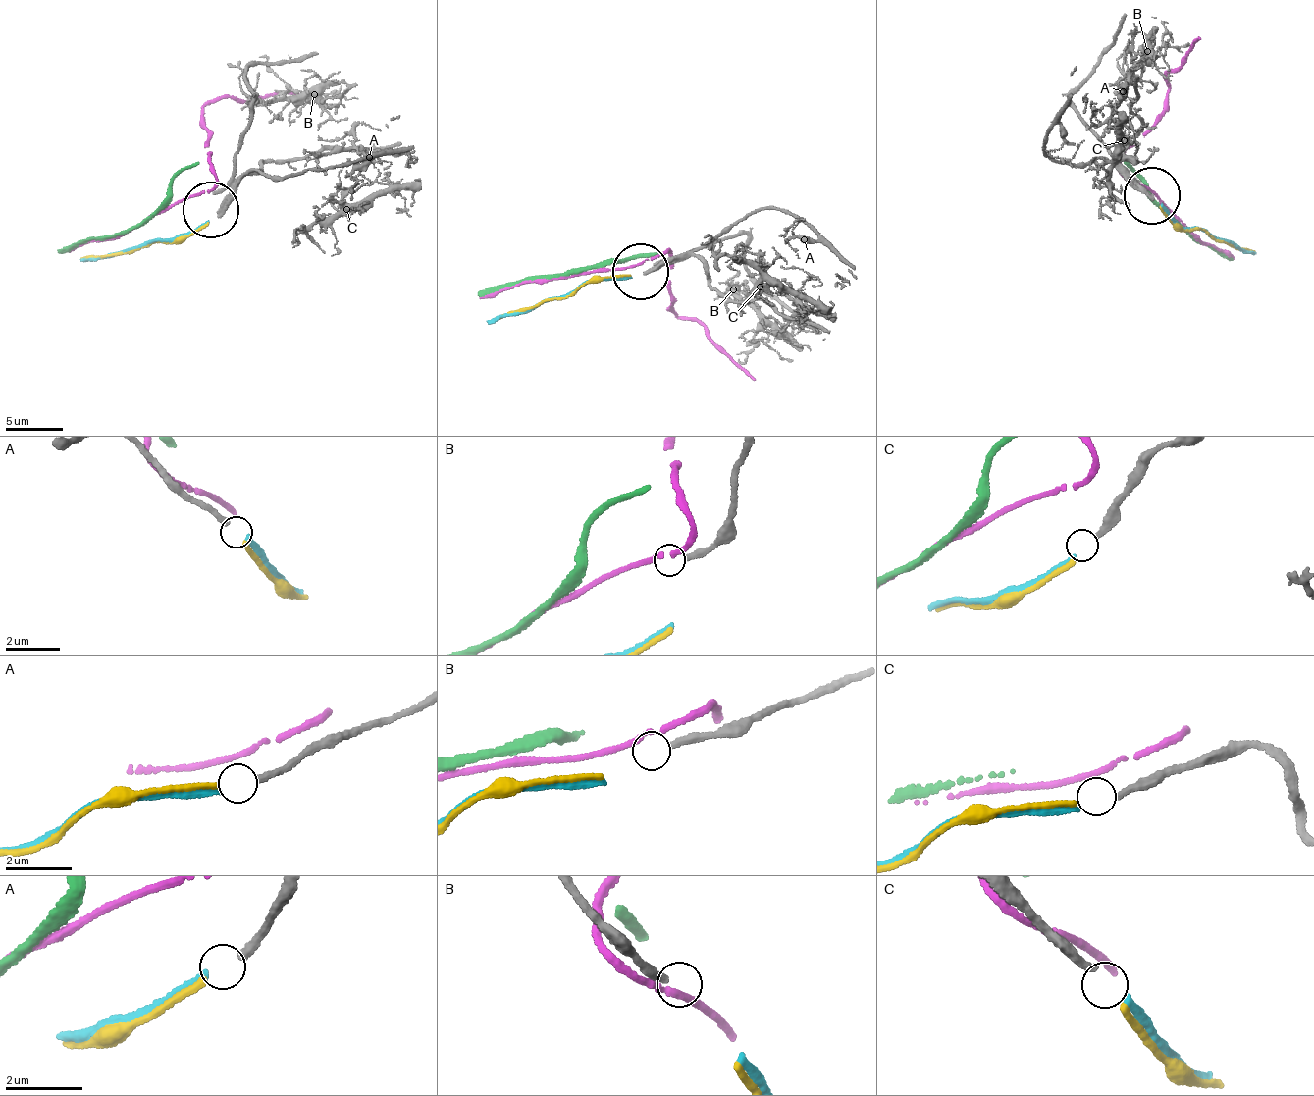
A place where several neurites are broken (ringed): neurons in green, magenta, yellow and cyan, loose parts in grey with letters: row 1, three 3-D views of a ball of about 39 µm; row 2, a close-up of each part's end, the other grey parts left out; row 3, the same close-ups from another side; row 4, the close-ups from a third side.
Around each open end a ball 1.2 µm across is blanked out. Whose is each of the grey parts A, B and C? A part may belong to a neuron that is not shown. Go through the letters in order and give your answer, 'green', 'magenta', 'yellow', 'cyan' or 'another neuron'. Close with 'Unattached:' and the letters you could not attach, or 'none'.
A: yellow
B: another neuron
C: cyan
Unattached: B

